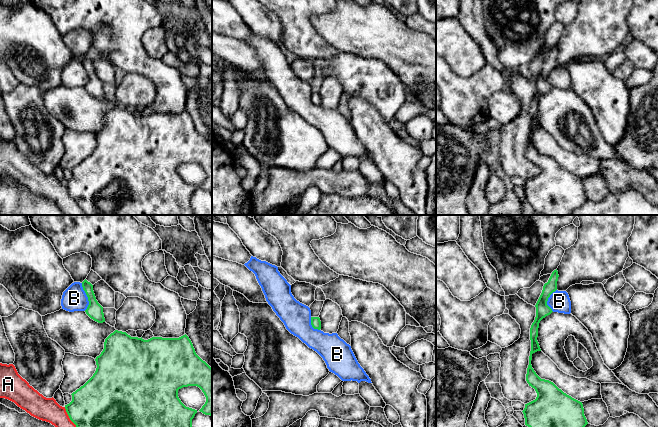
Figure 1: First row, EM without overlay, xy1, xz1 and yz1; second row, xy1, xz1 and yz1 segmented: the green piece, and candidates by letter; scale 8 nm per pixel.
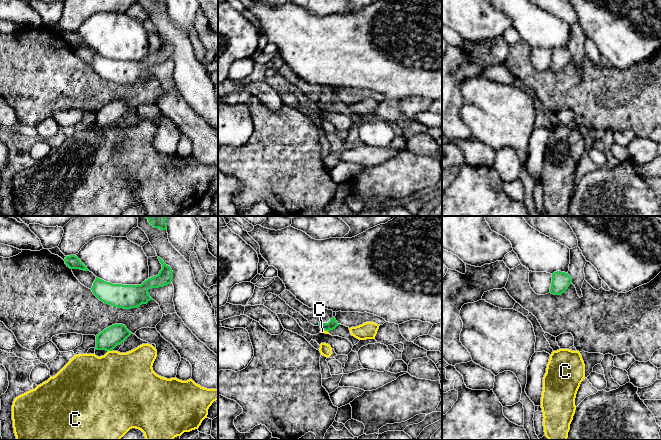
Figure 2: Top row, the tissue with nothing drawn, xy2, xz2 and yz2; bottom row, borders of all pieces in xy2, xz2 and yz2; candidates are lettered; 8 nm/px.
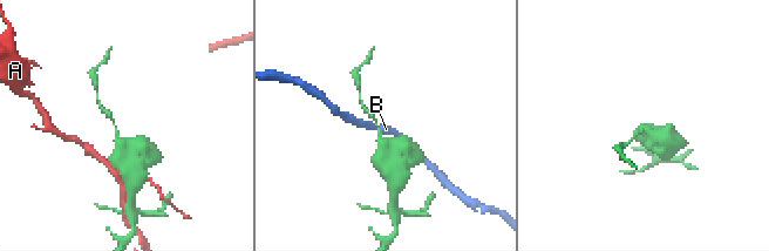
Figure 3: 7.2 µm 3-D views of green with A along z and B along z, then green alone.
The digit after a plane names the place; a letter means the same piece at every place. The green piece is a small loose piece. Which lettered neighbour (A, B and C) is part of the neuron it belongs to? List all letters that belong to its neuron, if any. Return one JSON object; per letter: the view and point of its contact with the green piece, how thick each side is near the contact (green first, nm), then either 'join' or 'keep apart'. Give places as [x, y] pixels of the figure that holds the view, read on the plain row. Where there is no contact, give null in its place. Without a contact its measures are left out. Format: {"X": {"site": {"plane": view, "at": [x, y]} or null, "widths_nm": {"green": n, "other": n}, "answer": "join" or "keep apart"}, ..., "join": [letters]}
{"A": {"site": {"plane": "xy1", "at": [73, 198]}, "widths_nm": {"green": 480, "other": 190}, "answer": "keep apart"}, "B": {"site": {"plane": "xy1", "at": [87, 72]}, "widths_nm": {"green": 130, "other": 200}, "answer": "keep apart"}, "C": {"site": {"plane": "xy2", "at": [110, 126]}, "widths_nm": {"green": 170, "other": 460}, "answer": "keep apart"}, "join": []}

